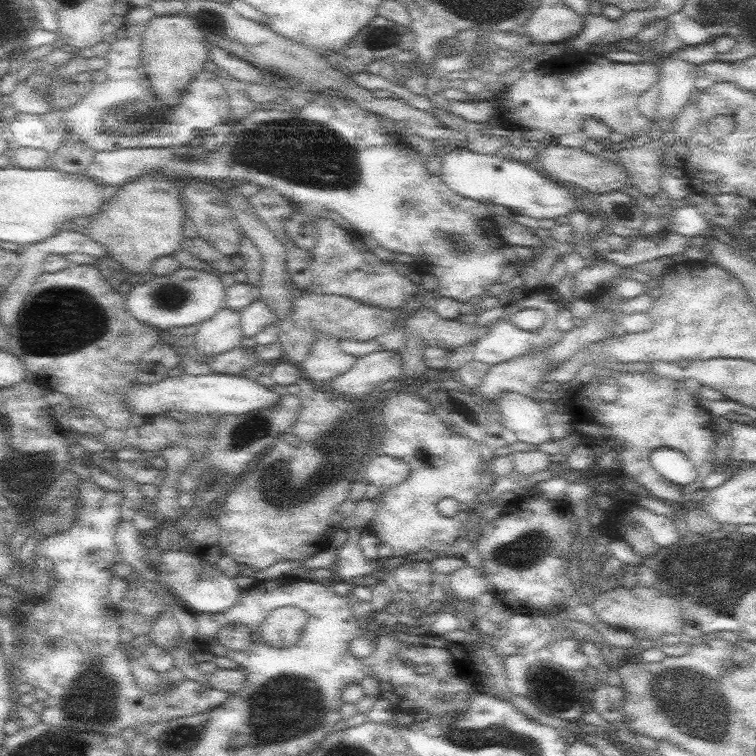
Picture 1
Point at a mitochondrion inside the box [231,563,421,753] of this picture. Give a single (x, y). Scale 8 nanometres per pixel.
(287, 710)

